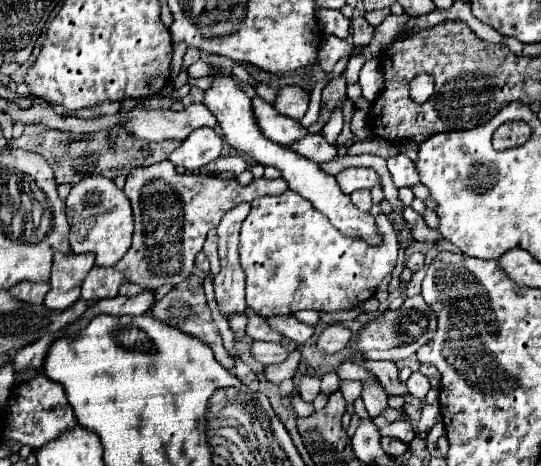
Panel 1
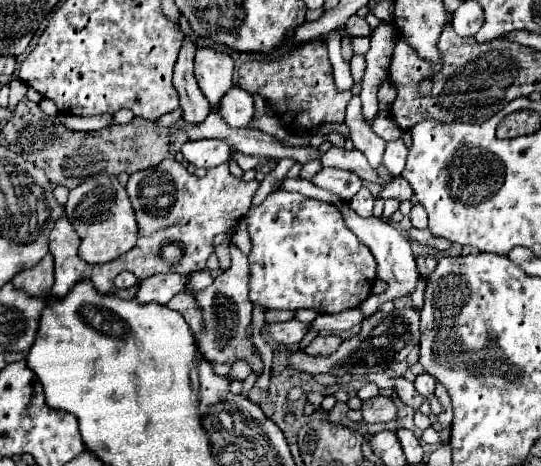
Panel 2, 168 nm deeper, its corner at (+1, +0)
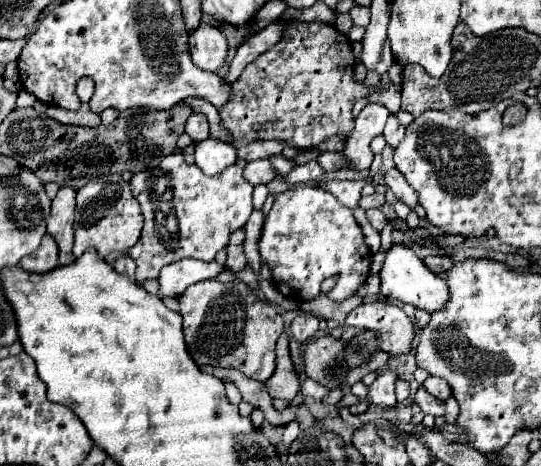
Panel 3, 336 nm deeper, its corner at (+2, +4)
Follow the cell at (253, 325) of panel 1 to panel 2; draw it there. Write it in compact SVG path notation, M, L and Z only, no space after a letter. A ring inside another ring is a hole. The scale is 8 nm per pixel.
M288 320L288 322L278 322L278 324L268 324L268 334L286 346L296 346L300 340L306 336L310 330L312 322L300 322L300 320Z

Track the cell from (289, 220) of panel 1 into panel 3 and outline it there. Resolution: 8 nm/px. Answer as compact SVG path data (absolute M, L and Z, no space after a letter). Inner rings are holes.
M315 184L295 186L295 188L289 188L275 196L273 208L269 210L269 214L265 216L265 222L263 222L259 254L261 254L261 262L271 272L273 286L283 296L287 296L295 302L309 302L309 300L315 300L317 296L321 296L323 294L321 284L325 278L331 278L331 276L335 276L337 282L327 292L327 298L341 302L359 290L359 286L367 280L369 266L371 266L371 250L365 244L363 232L361 232L359 224L355 222L353 212L349 212L349 208L339 204L337 198L333 198L329 192L317 188Z

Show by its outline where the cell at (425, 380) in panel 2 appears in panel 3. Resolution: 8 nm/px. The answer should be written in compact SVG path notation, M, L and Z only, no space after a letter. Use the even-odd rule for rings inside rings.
M429 376L429 378L423 382L423 388L429 390L433 396L437 396L437 398L441 398L441 400L445 400L445 398L451 394L449 384L447 384L445 380L441 380L441 378L433 378L433 376Z

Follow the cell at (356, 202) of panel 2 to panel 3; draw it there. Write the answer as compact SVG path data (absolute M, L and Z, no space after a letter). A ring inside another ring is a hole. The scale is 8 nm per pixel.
M369 208L369 210L365 210L365 214L367 214L367 220L371 222L371 226L381 232L381 228L385 226L385 214L379 208Z

